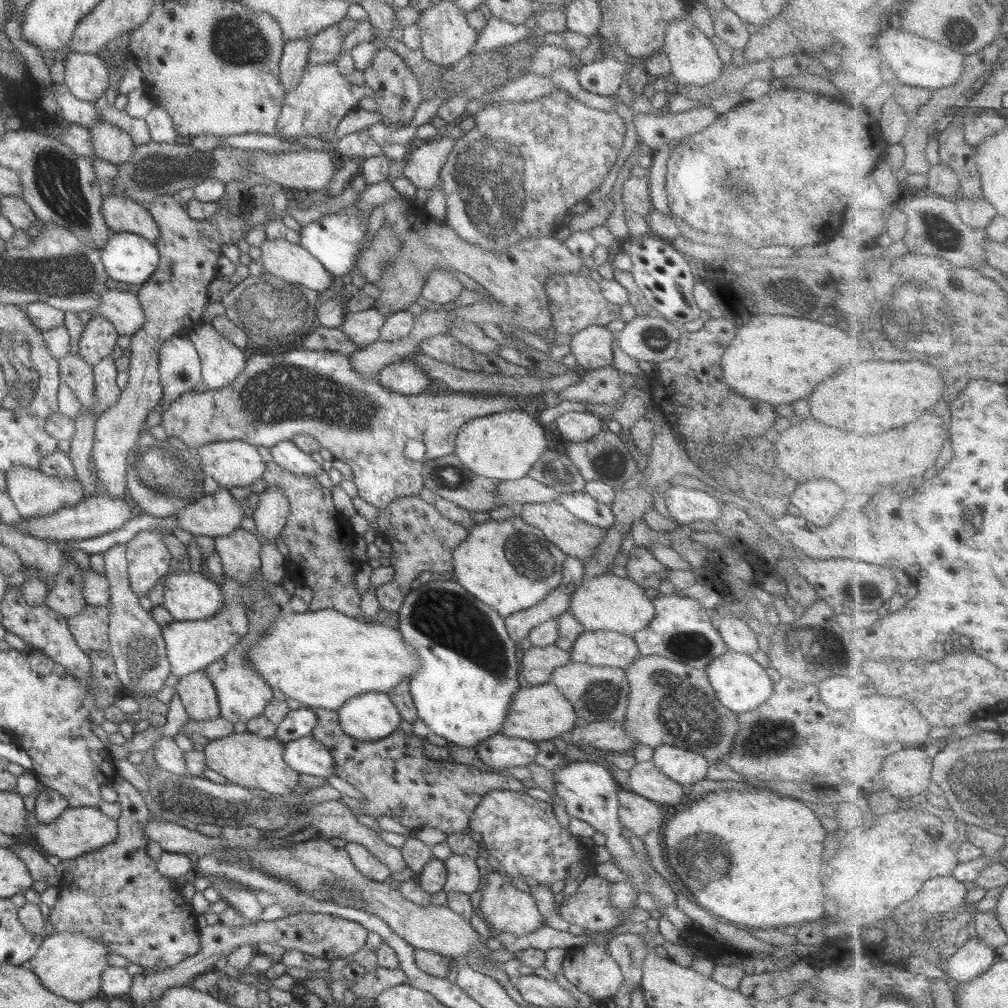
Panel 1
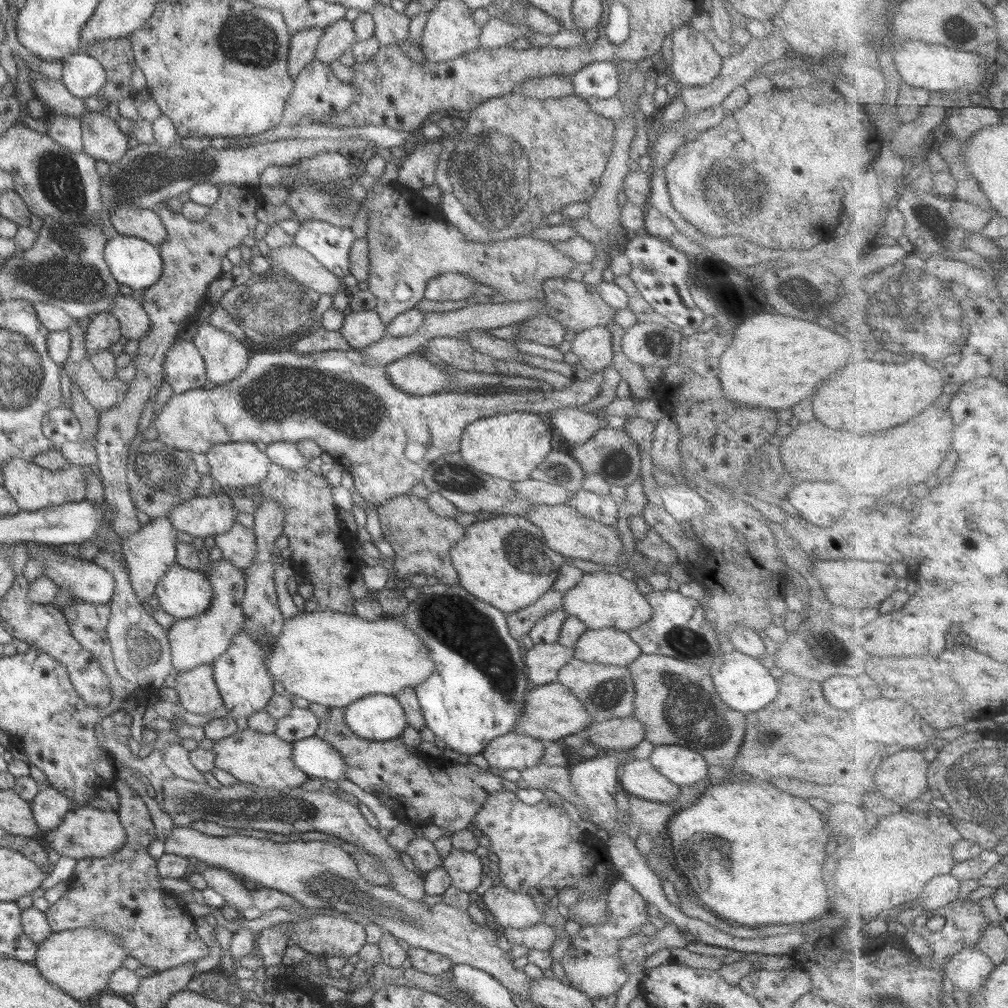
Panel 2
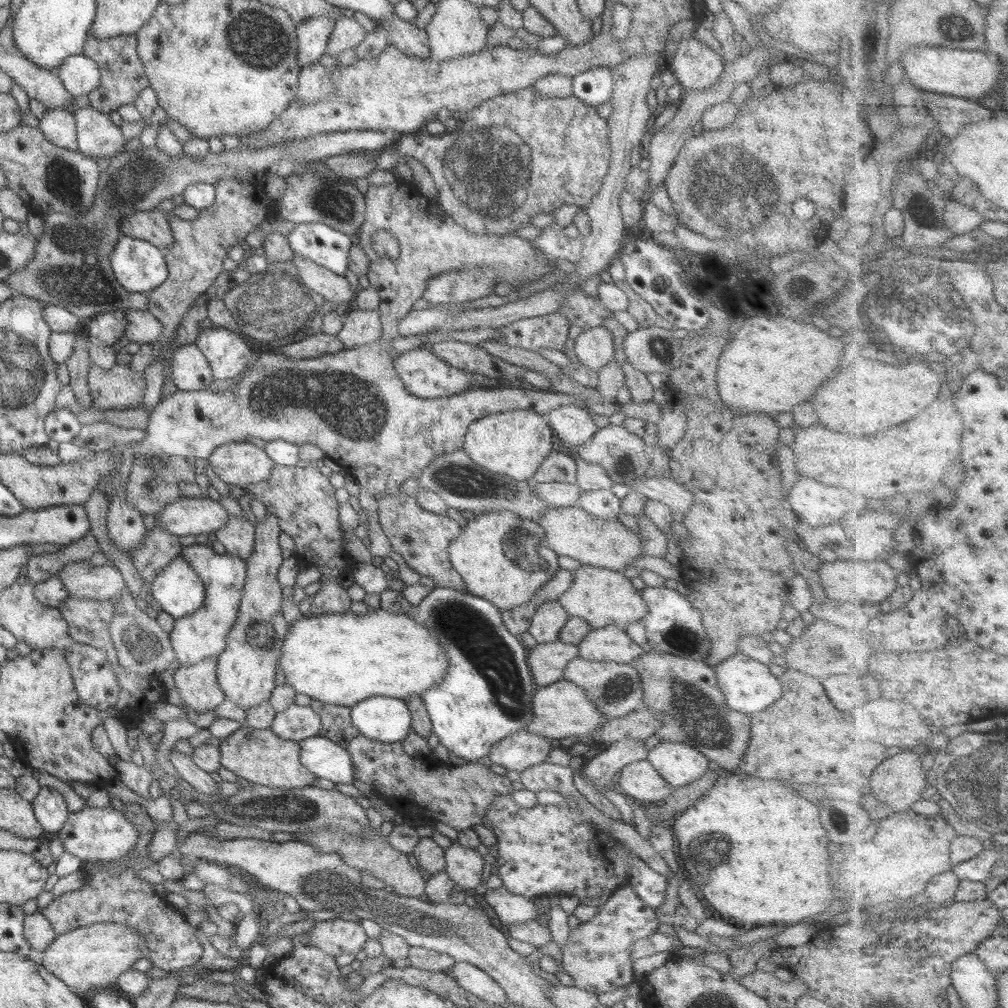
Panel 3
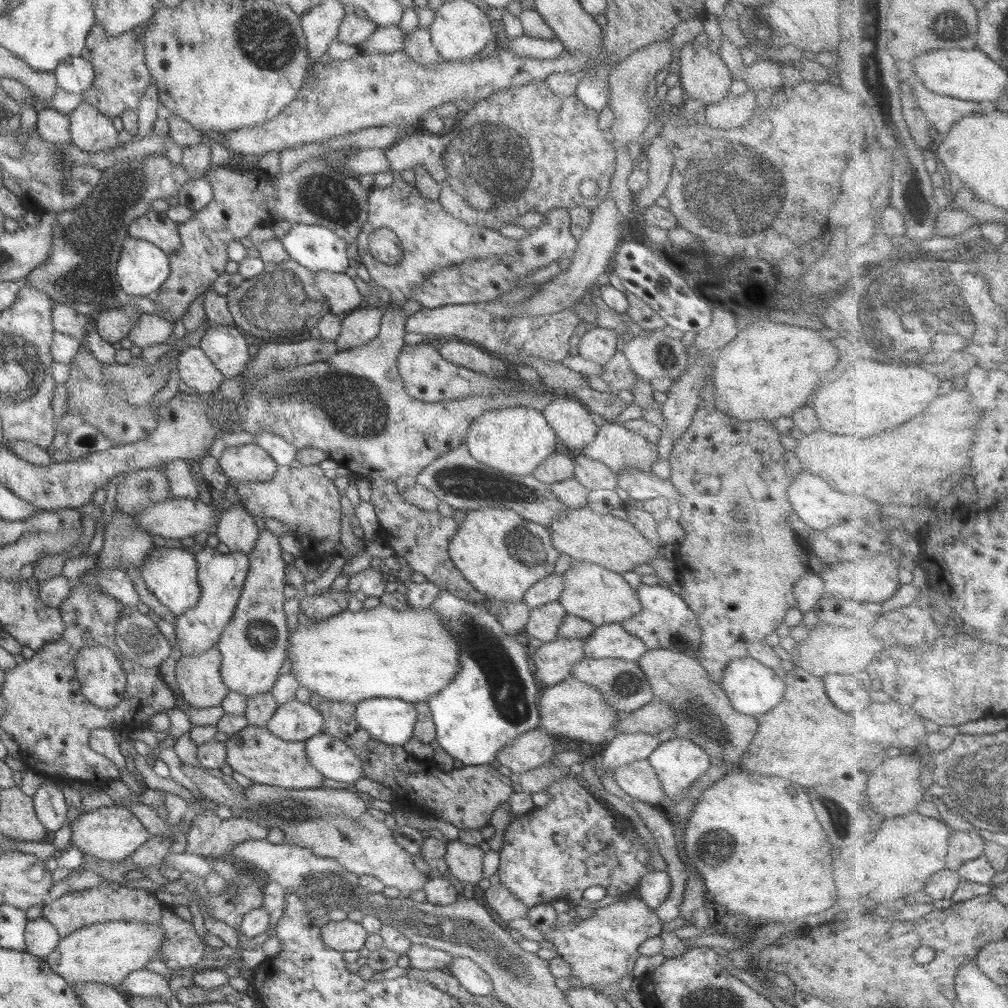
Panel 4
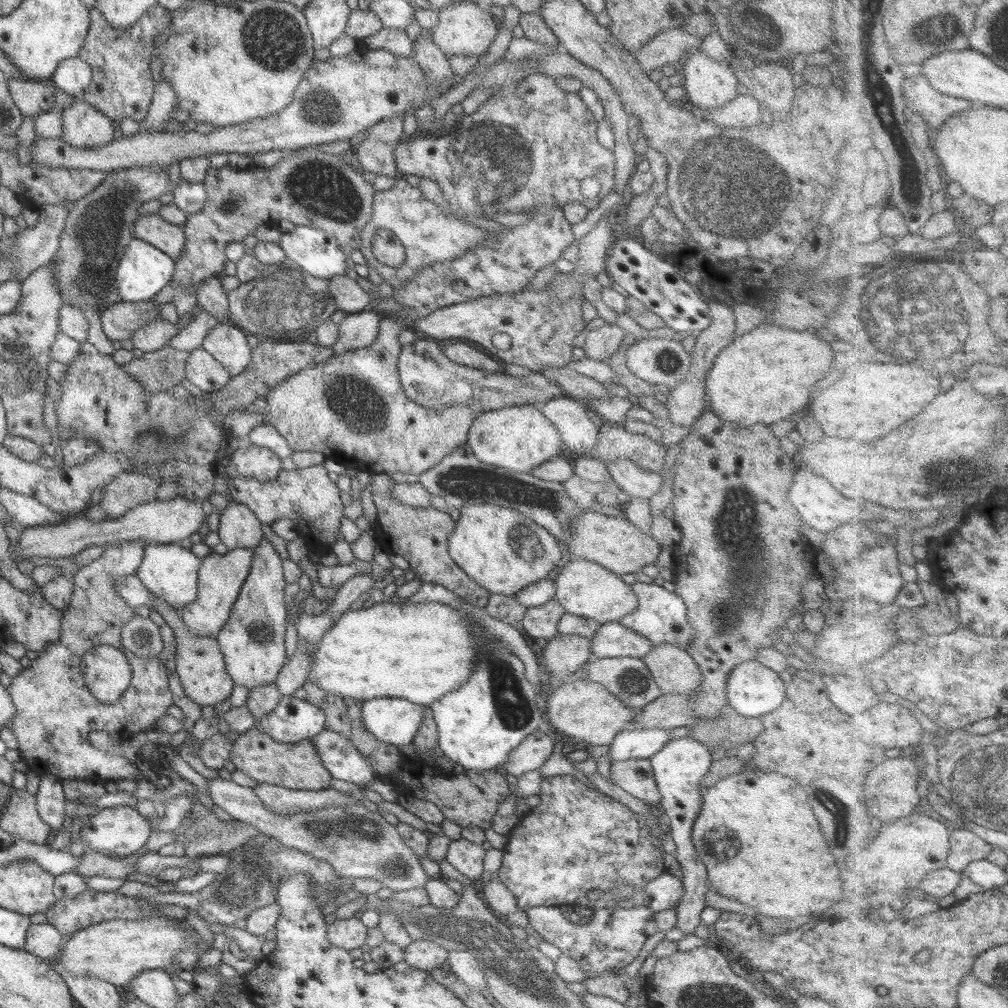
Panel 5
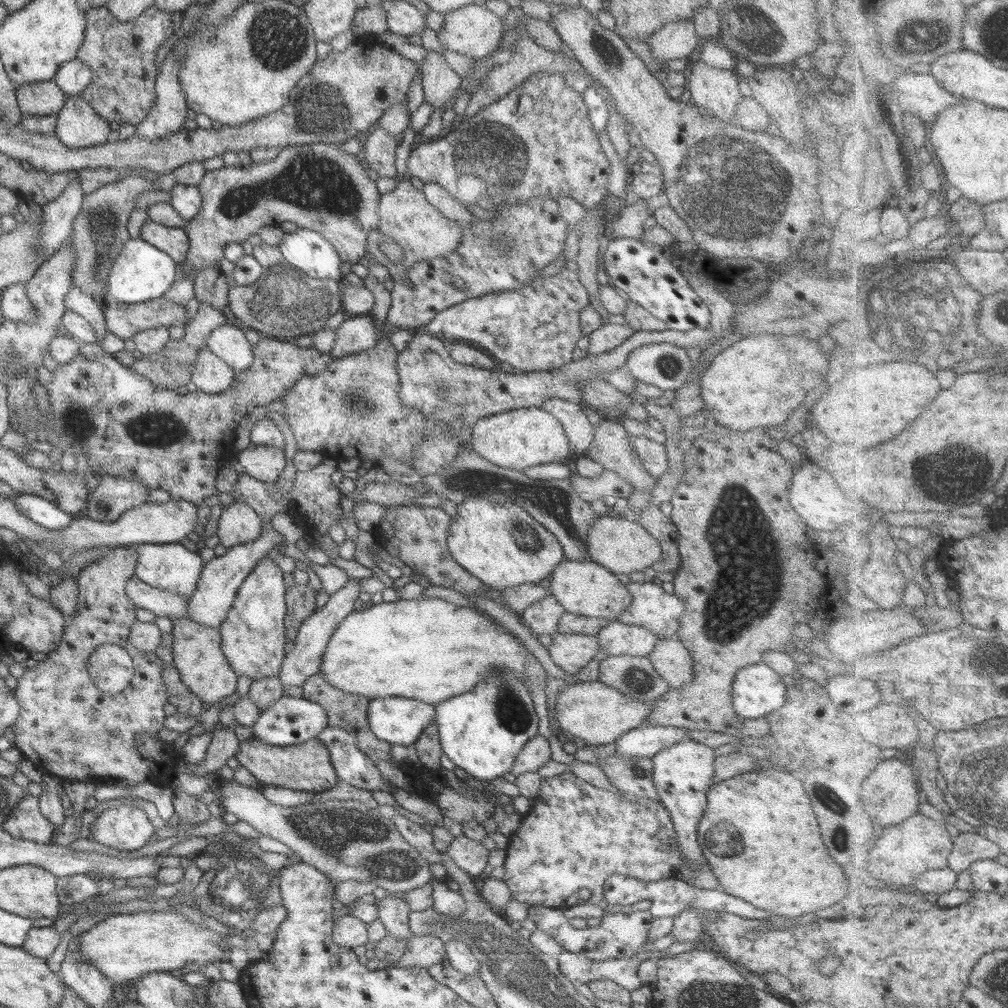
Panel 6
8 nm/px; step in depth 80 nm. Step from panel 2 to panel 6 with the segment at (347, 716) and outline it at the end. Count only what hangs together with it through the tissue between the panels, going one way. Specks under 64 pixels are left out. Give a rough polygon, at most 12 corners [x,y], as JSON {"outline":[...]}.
{"outline":[[369,699],[370,730],[410,746],[436,722],[434,704]]}

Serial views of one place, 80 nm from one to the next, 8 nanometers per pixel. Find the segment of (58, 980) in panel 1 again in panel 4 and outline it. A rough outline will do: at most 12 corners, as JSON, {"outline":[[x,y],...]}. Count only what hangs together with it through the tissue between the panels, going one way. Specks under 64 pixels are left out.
{"outline":[[100,922],[45,962],[70,987],[119,989],[160,958],[160,925]]}

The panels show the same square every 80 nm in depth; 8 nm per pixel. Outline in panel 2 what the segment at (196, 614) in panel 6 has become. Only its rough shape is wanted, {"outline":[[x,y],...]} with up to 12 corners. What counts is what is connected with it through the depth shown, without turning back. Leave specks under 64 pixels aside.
{"outline":[[176,541],[212,586],[211,608],[167,629],[180,672],[211,664],[244,626],[245,572]]}

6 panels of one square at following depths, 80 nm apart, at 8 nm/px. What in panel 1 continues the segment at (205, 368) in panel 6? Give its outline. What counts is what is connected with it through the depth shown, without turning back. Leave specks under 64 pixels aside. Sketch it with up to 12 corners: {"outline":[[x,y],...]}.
{"outline":[[188,336],[159,350],[162,411],[201,382],[201,360]]}

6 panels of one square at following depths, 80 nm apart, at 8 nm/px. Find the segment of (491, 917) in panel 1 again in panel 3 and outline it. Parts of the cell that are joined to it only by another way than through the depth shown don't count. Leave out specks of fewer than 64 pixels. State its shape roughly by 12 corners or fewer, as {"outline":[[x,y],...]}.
{"outline":[[504,886],[484,898],[504,927],[538,917],[534,900]]}

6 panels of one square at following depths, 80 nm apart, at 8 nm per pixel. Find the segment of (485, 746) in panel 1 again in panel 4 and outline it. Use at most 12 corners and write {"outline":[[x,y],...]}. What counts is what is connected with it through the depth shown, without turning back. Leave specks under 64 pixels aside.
{"outline":[[530,729],[496,762],[520,774],[552,760],[555,737]]}

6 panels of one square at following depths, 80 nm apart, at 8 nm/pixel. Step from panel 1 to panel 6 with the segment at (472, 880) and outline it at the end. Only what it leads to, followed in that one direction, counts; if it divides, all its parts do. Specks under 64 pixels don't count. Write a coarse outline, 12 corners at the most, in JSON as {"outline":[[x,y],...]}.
{"outline":[[464,834],[445,852],[473,878],[484,876],[490,850]]}

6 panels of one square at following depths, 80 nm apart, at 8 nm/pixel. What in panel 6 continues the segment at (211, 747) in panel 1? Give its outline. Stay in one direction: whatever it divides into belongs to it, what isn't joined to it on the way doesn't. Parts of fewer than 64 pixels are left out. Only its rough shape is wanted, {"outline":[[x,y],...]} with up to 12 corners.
{"outline":[[252,737],[236,760],[261,784],[319,793],[337,784],[318,738]]}

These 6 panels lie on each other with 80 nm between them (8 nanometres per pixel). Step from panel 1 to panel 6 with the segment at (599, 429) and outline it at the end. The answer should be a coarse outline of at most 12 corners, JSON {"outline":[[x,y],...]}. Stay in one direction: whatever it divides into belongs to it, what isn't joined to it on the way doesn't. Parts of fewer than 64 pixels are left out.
{"outline":[[550,398],[539,407],[560,422],[573,454],[586,455],[596,425],[581,404]]}

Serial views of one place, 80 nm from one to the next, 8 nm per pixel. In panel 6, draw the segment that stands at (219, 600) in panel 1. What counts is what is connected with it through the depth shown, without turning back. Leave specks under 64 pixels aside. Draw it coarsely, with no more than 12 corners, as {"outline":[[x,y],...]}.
{"outline":[[181,543],[134,545],[136,578],[188,599],[205,565]]}

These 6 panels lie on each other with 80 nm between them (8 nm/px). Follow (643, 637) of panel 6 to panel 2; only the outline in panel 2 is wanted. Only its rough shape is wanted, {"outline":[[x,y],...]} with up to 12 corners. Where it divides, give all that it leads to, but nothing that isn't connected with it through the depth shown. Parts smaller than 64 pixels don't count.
{"outline":[[588,629],[573,658],[628,666],[643,652],[627,632]]}

